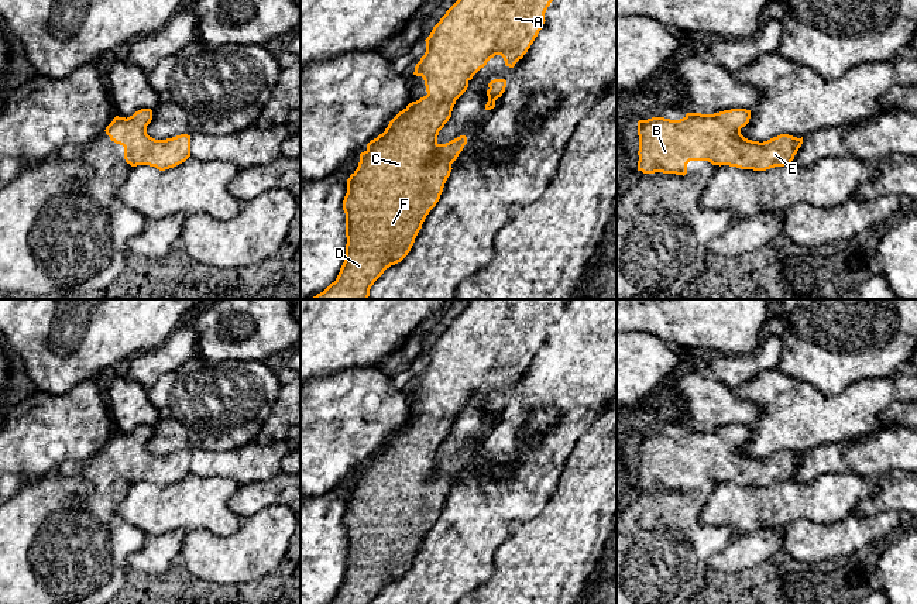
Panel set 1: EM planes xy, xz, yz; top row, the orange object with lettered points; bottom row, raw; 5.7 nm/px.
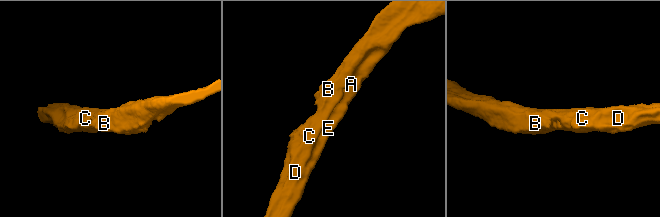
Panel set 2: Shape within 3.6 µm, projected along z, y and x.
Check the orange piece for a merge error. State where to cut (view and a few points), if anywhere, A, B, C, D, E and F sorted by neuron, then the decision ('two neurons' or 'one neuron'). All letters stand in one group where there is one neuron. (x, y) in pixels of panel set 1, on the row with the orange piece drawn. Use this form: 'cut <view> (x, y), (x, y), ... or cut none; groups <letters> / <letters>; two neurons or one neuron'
cut none; groups A B C D E F; one neuron

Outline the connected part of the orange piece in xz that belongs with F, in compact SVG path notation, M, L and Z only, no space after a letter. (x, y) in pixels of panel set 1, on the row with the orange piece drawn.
M457 0L440 18L440 21L433 27L430 35L425 40L426 41L426 52L420 58L420 61L415 66L413 75L422 76L425 80L427 95L420 97L416 102L409 103L402 111L399 111L388 124L385 131L379 134L377 138L371 140L367 144L367 150L360 154L360 162L357 169L350 175L347 179L347 193L343 200L343 210L346 213L346 258L340 268L340 272L334 282L332 282L323 292L317 294L310 299L368 299L370 289L374 282L384 274L387 268L401 262L408 253L411 251L415 238L422 229L422 224L429 215L429 212L436 206L443 192L444 183L451 172L451 164L457 159L458 154L463 151L464 145L467 144L467 137L460 135L446 144L437 143L439 131L444 127L444 124L451 117L453 107L456 100L467 90L468 82L473 76L487 65L487 62L494 58L495 55L501 55L505 61L505 65L514 68L515 64L523 58L528 52L530 45L533 44L535 38L538 37L539 31L545 24L545 13L553 0Z

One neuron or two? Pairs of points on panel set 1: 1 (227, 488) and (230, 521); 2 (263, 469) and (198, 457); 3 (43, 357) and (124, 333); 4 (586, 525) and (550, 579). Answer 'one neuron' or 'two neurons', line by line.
1: one neuron
2: one neuron
3: one neuron
4: one neuron

